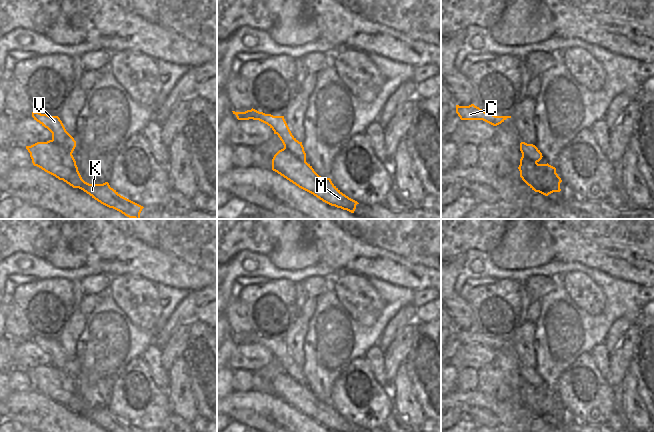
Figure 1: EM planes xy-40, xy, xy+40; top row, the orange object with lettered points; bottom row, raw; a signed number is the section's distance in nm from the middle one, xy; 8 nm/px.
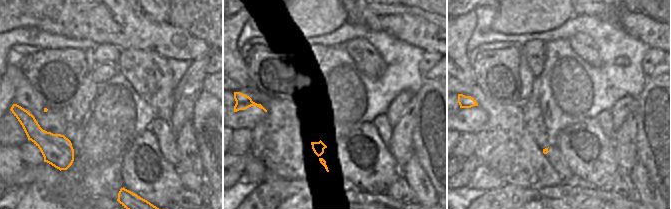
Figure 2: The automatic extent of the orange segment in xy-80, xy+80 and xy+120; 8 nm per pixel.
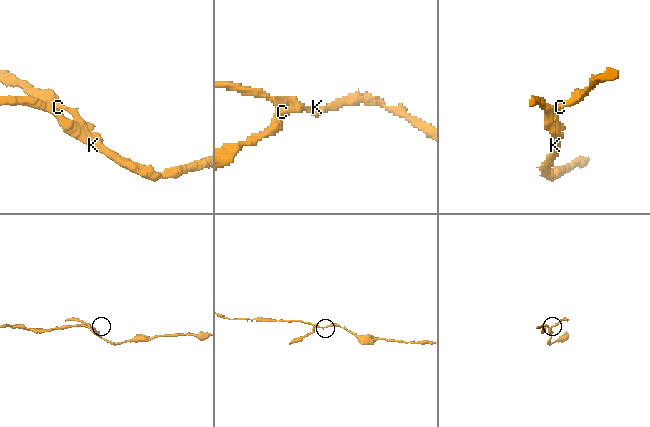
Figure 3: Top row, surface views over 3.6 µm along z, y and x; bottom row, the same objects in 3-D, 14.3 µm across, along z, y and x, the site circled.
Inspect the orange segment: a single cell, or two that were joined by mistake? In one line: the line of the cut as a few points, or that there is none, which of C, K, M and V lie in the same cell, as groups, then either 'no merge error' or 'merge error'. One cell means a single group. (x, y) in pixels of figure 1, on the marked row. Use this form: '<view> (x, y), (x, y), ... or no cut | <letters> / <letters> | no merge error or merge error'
xy (284, 147), (305, 161) | C V / K M | merge error

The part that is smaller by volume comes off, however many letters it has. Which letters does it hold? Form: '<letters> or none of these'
C, V

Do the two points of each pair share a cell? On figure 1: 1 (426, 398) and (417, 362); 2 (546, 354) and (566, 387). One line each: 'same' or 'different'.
1: same
2: different

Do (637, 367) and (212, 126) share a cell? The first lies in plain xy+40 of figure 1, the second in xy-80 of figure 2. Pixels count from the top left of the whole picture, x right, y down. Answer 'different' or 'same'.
same

